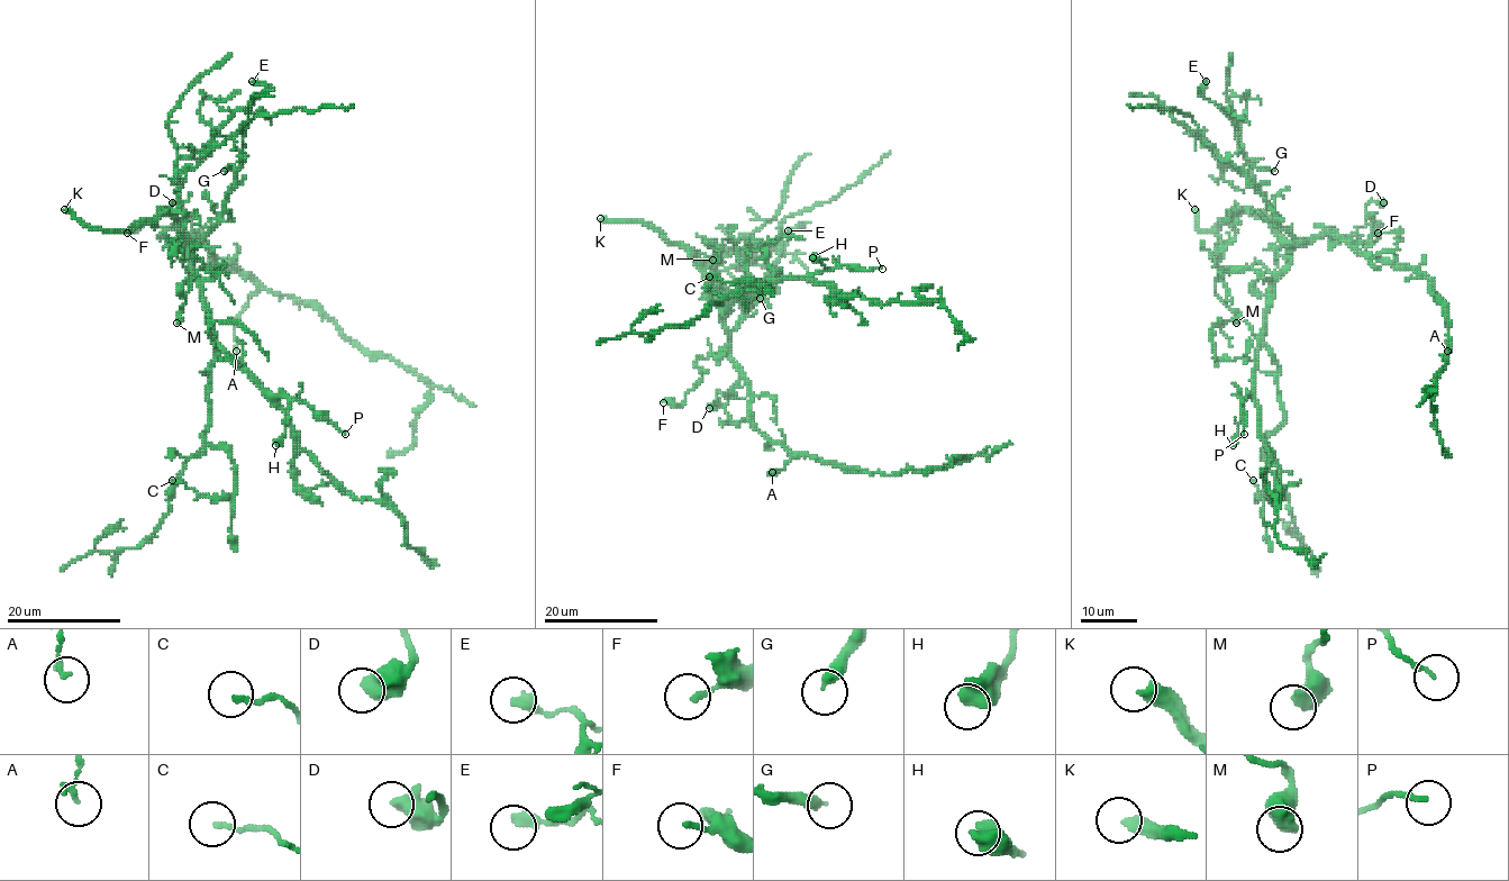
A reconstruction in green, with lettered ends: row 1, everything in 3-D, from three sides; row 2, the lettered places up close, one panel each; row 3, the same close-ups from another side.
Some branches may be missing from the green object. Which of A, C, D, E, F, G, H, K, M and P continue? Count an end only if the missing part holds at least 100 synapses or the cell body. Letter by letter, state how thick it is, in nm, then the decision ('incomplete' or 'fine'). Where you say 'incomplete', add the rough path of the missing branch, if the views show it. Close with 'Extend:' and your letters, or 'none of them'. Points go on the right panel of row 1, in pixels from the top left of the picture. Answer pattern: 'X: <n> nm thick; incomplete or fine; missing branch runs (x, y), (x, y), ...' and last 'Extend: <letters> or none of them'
A: 180 nm thick; fine
C: 160 nm thick; fine
D: 600 nm thick; fine
E: 380 nm thick; fine
F: 170 nm thick; fine
G: 360 nm thick; fine
H: 650 nm thick; fine
K: 400 nm thick; incomplete; missing branch runs (1194, 209), (1209, 193), (1232, 206), (1265, 257), (1280, 254), (1363, 317), (1280, 251), (1226, 230), (1206, 157)
M: 600 nm thick; fine
P: 160 nm thick; fine
Extend: K

